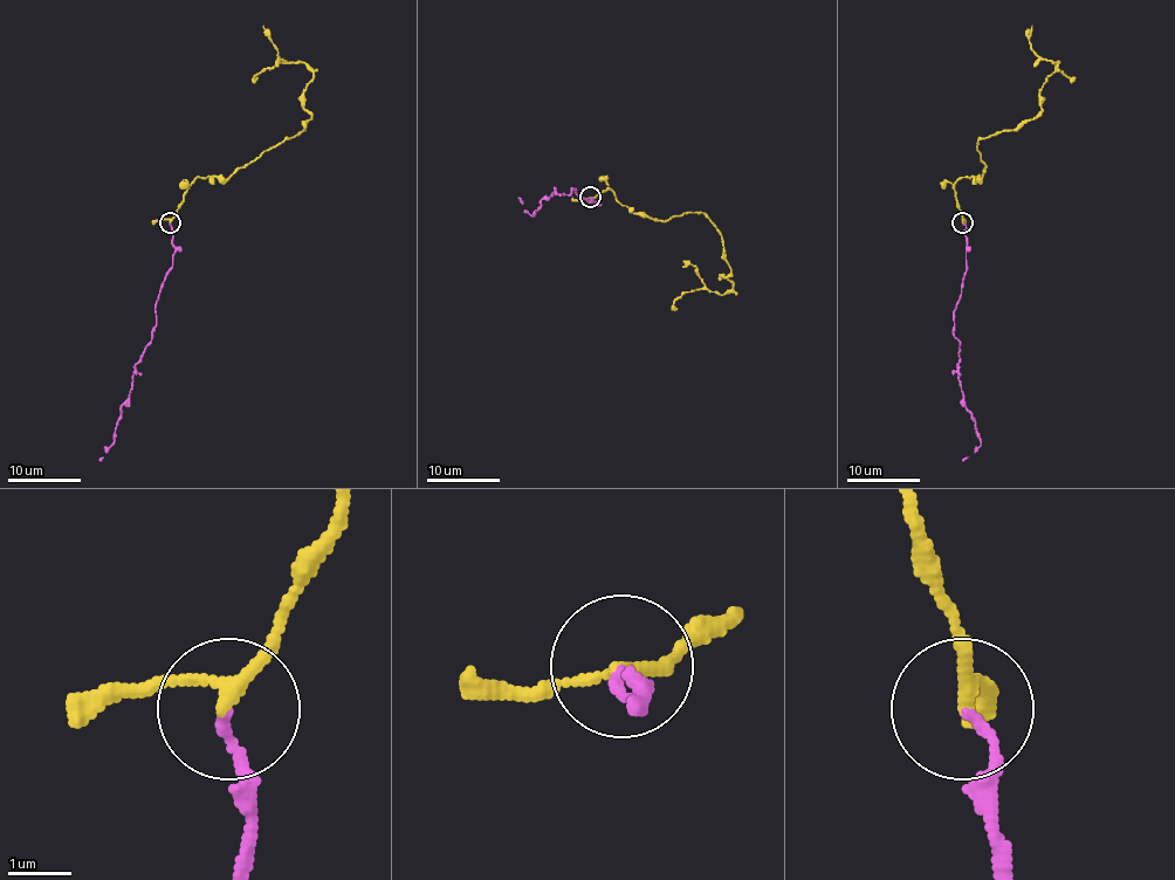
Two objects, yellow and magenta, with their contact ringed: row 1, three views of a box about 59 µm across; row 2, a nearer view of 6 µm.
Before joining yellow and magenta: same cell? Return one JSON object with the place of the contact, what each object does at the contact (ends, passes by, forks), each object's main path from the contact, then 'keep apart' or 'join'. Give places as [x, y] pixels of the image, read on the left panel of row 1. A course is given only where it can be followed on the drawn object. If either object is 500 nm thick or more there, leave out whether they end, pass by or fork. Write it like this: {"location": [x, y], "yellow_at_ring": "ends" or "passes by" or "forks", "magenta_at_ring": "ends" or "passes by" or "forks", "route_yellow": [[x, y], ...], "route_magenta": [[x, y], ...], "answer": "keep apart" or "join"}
{"location": [170, 222], "yellow_at_ring": "passes by", "magenta_at_ring": "ends", "route_yellow": [[170, 222], [197, 177], [226, 179], [311, 117], [304, 88], [313, 77], [262, 25]], "route_magenta": [[170, 222], [173, 265], [156, 304], [156, 330], [136, 366], [114, 444], [100, 460]], "answer": "join"}

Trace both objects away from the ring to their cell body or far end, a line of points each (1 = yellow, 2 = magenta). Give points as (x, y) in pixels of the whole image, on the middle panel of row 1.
1: (589, 198), (610, 188), (658, 221), (702, 212), (733, 283), (723, 294), (682, 267)
2: (589, 198), (575, 192), (575, 188), (569, 194), (552, 194), (544, 198), (533, 215), (519, 198)

